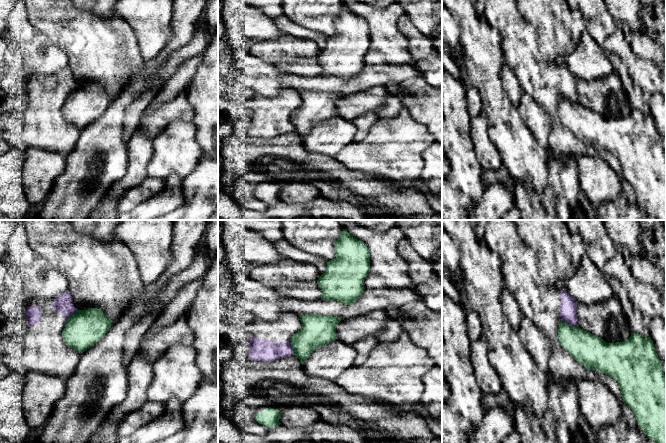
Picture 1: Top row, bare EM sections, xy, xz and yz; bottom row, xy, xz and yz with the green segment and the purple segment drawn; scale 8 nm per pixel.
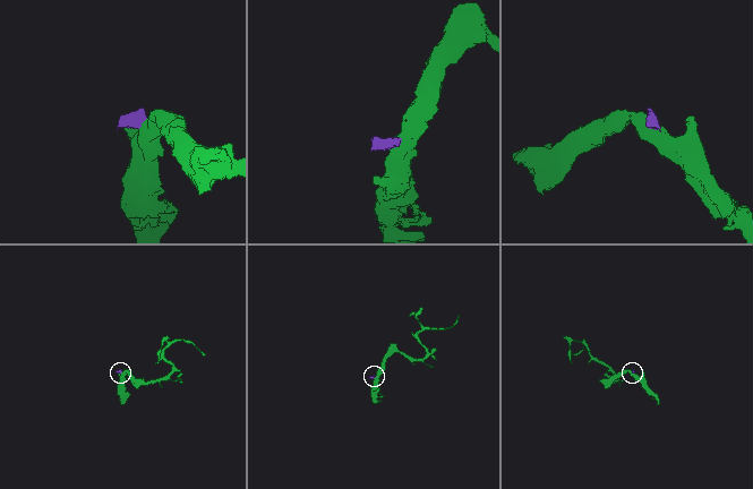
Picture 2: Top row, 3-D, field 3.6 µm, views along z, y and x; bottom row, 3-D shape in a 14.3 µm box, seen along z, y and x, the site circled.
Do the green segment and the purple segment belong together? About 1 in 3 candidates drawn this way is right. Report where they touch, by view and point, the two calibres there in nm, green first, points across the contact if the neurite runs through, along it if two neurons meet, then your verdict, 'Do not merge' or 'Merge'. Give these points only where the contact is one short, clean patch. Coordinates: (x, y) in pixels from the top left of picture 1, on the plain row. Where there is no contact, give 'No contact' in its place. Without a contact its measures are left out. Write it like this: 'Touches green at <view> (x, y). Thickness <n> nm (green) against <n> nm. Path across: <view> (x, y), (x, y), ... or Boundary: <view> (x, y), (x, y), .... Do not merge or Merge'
Touches green at yz (569, 100). Thickness 260 nm (green) against 130 nm. Boundary: yz (561, 96), (572, 102), (577, 102). Do not merge

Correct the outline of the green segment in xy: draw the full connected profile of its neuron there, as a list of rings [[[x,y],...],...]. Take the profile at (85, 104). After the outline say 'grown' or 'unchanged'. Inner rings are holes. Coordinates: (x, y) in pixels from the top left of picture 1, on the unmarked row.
[[[101,85],[78,86],[68,95],[62,113],[70,124],[83,129],[100,117],[111,101]]]; unchanged

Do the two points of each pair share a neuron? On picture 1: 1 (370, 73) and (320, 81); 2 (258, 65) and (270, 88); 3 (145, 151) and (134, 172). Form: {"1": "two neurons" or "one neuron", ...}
{"1": "one neuron", "2": "one neuron", "3": "one neuron"}

